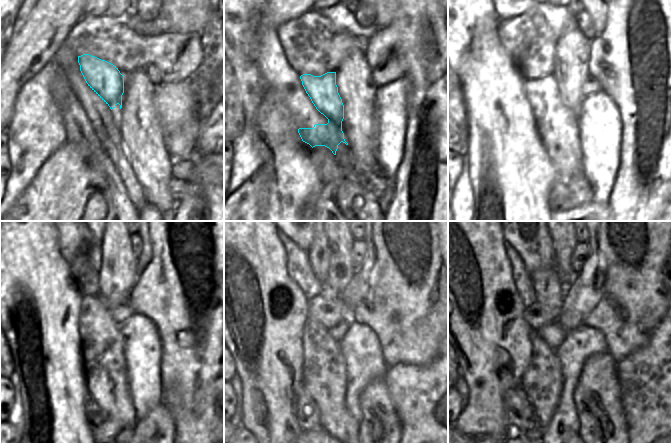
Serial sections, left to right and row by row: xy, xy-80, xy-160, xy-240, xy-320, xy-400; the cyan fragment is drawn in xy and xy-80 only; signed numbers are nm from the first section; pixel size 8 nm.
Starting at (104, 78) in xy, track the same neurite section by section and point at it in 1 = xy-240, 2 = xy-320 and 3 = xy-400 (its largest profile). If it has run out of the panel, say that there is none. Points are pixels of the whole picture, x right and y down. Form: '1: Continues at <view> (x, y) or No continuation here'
1: Continues at xy-240 (105, 369)
2: Continues at xy-320 (324, 370)
3: Continues at xy-400 (542, 381)

